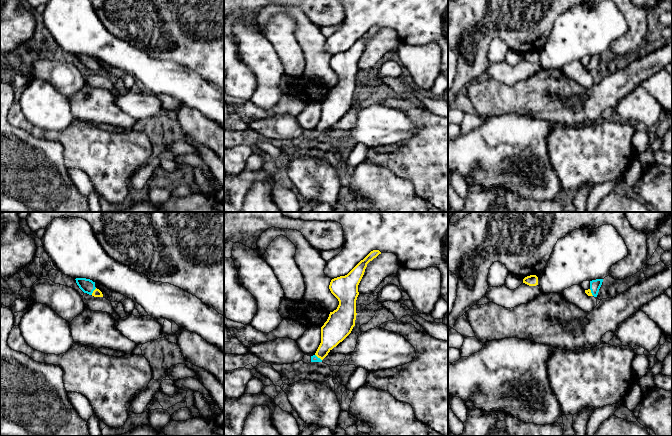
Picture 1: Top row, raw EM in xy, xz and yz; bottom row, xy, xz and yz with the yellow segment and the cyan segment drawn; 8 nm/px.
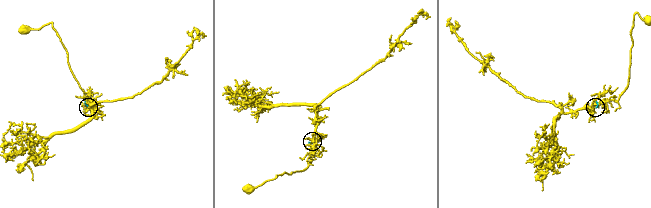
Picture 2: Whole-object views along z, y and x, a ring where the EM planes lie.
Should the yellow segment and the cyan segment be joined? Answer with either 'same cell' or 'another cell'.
same cell

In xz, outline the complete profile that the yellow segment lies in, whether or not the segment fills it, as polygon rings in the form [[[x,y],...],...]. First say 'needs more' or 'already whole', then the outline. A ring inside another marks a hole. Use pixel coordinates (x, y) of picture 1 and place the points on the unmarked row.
needs more; [[[371,27],[347,51],[331,56],[329,65],[338,75],[336,86],[330,88],[327,97],[321,103],[321,119],[311,138],[322,138],[328,129],[342,118],[352,107],[356,96],[356,76],[358,61],[364,51],[367,40],[381,28]]]

